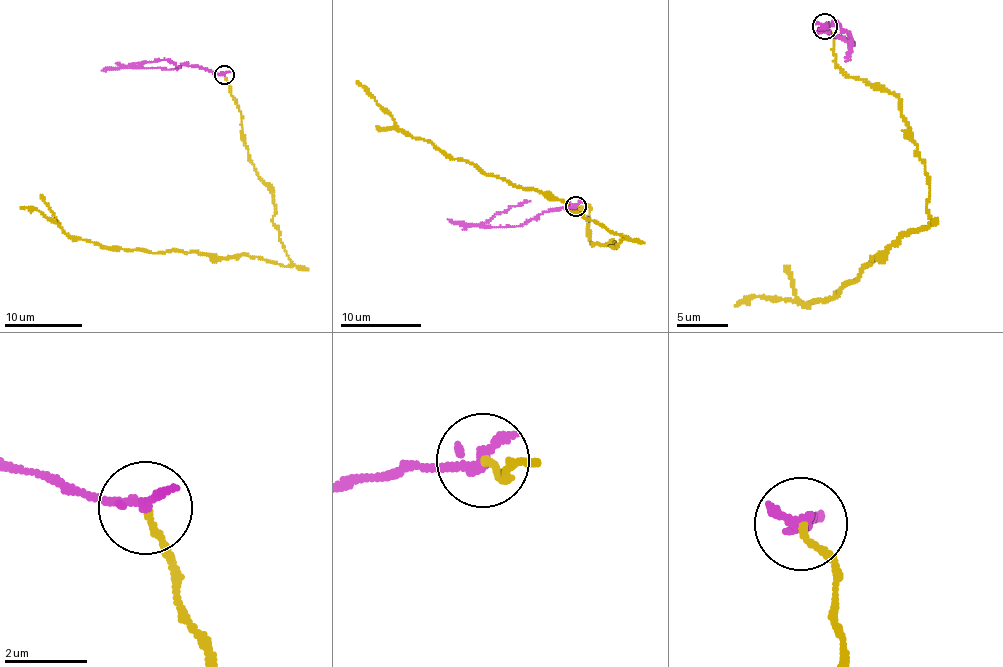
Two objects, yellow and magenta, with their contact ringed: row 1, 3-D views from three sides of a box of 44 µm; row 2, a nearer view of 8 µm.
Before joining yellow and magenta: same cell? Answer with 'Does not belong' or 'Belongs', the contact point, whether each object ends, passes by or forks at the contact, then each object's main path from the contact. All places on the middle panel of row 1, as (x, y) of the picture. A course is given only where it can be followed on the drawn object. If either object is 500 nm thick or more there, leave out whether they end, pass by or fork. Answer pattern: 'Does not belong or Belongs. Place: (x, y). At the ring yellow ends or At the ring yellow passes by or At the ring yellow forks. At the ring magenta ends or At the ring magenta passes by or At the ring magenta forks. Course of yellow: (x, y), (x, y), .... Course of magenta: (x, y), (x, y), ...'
Does not belong. Place: (576, 206). At the ring yellow ends. At the ring magenta ends. Course of yellow: (576, 206), (590, 207), (592, 244), (616, 247), (626, 238), (539, 190), (446, 157), (403, 132), (356, 81). Course of magenta: (576, 206), (542, 211), (518, 226), (484, 224), (512, 206), (530, 201)

